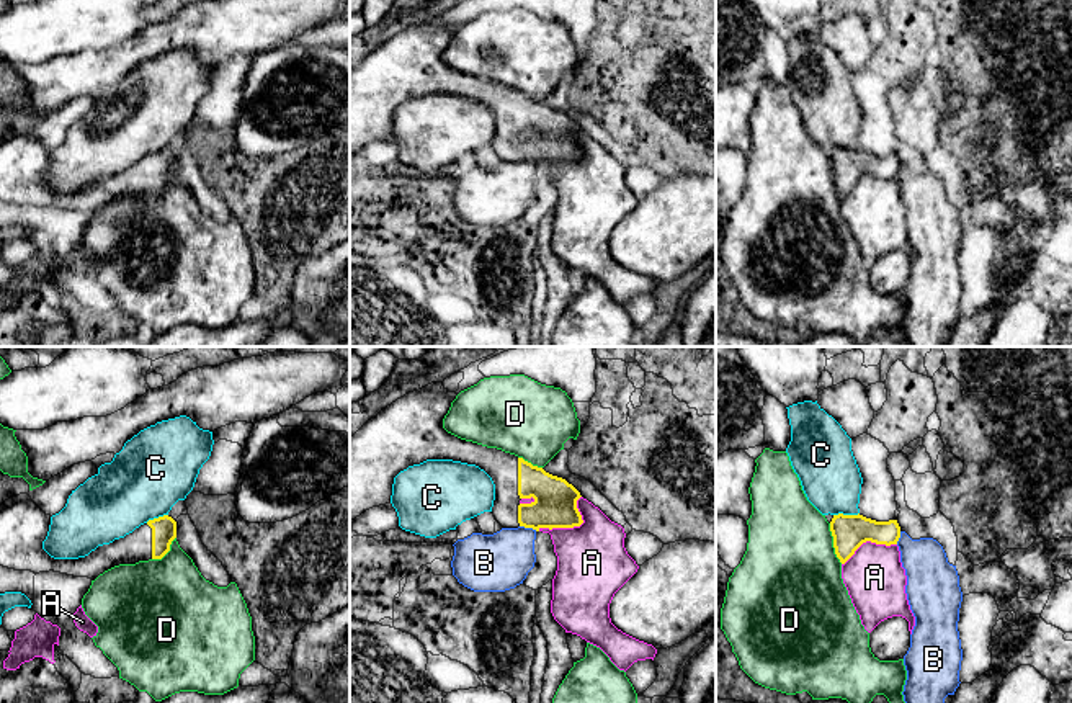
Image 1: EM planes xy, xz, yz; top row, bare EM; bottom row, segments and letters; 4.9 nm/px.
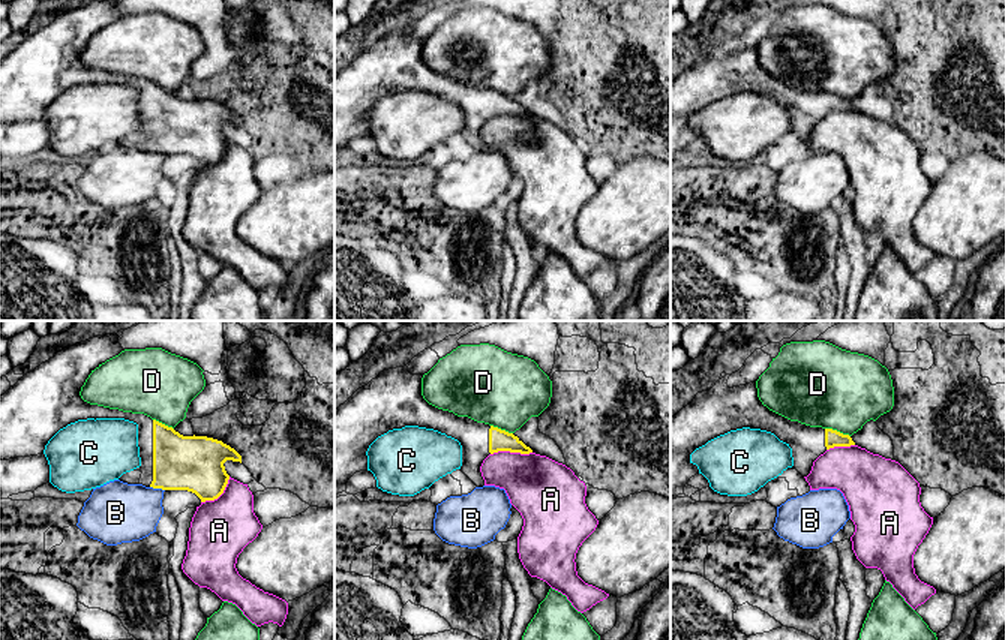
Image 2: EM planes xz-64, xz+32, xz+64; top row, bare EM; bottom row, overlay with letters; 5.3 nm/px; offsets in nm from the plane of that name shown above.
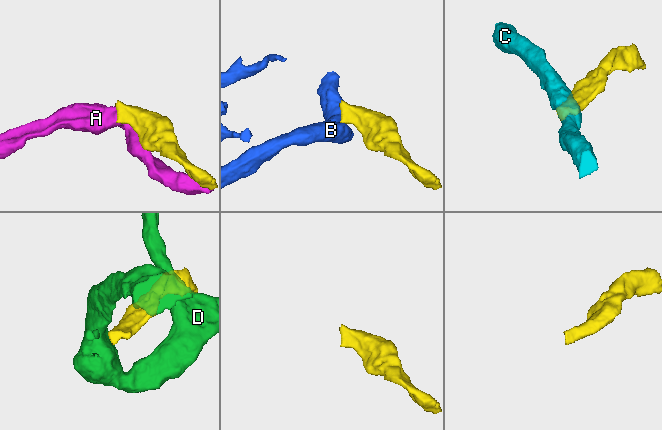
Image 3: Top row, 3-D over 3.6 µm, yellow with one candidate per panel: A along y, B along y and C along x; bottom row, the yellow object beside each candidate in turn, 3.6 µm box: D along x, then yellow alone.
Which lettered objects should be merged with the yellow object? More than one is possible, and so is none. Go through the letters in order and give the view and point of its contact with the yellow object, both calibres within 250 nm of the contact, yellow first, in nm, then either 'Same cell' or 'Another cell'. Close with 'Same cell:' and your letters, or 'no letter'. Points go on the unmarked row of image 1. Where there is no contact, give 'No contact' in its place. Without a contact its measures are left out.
A: Touches yellow at xz (572, 161). Thickness 220 nm (yellow) against 360 nm. Another cell
B: Touches yellow at xz (528, 161). Thickness 220 nm (yellow) against 280 nm. Another cell
C: Touches yellow at yz (845, 149). Thickness 170 nm (yellow) against 300 nm. Another cell
D: Touches yellow at yz (834, 177). Thickness 170 nm (yellow) against 460 nm. Another cell
Same cell: no letter

